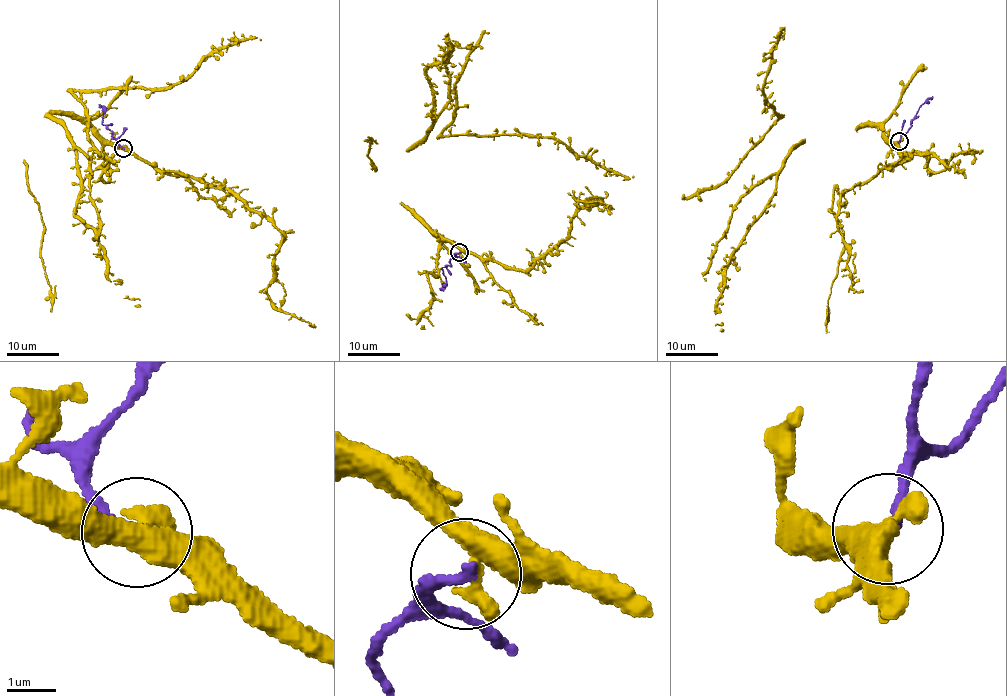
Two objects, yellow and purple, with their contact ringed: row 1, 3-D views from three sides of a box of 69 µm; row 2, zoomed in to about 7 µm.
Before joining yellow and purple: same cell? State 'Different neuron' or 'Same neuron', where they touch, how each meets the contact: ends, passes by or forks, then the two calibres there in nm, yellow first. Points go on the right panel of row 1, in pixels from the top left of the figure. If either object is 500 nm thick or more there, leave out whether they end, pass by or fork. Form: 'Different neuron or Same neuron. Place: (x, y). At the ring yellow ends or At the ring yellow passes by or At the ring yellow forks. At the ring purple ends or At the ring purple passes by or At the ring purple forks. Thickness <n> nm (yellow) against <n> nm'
Different neuron. Place: (899, 141). At the ring yellow passes by. At the ring purple ends. Thickness 440 nm (yellow) against 200 nm

